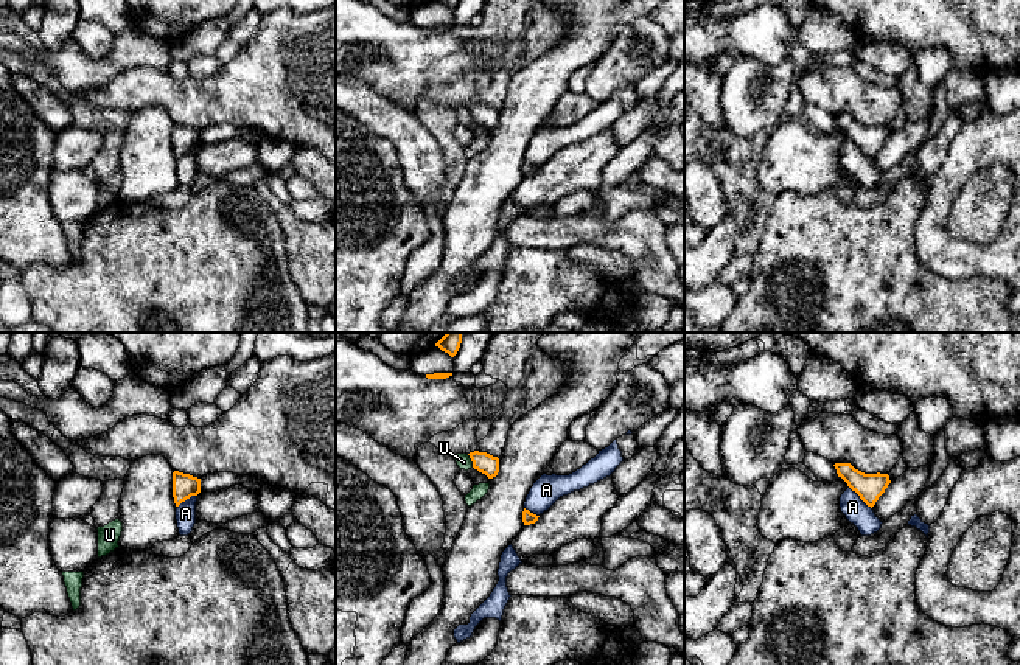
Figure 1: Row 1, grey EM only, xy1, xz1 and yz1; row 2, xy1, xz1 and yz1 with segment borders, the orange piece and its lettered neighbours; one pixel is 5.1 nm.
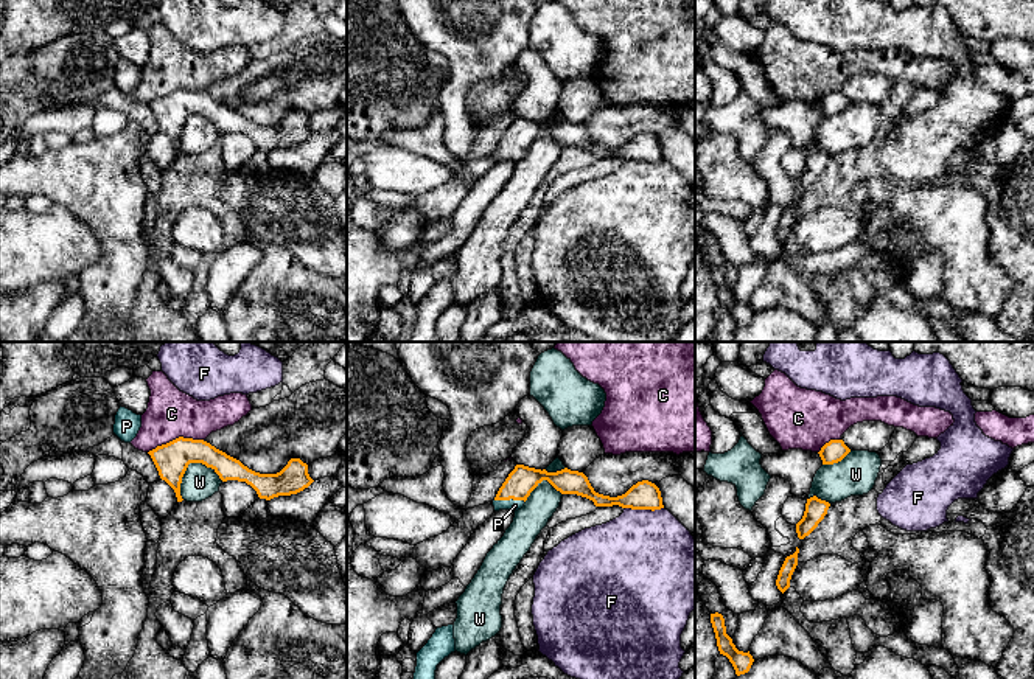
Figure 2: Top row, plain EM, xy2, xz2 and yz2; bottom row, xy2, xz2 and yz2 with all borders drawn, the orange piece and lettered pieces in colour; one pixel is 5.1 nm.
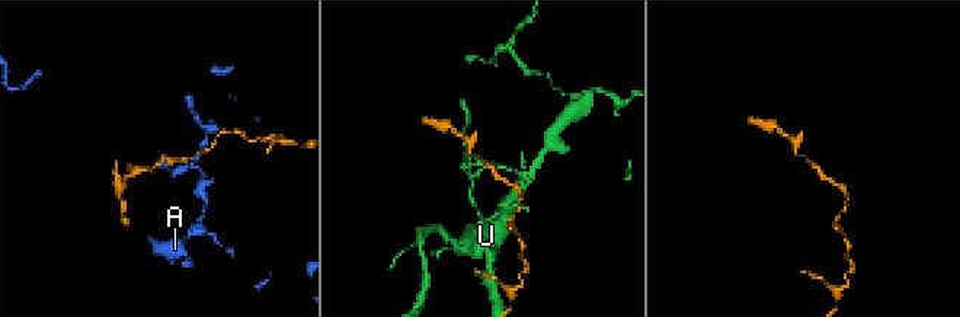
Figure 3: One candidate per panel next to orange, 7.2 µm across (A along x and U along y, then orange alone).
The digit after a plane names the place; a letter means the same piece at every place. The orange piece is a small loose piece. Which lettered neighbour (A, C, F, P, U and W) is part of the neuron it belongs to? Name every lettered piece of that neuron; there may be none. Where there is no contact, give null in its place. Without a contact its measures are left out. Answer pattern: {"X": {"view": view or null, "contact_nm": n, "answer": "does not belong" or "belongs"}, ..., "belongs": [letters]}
{"A": {"view": "yz1", "contact_nm": 170, "answer": "does not belong"}, "C": {"view": "xy2", "contact_nm": 300, "answer": "does not belong"}, "F": {"view": "xz2", "contact_nm": 200, "answer": "does not belong"}, "P": {"view": "xz2", "contact_nm": 160, "answer": "belongs"}, "U": {"view": "xz1", "contact_nm": 80, "answer": "does not belong"}, "W": {"view": "xy2", "contact_nm": 240, "answer": "does not belong"}, "belongs": ["P"]}

